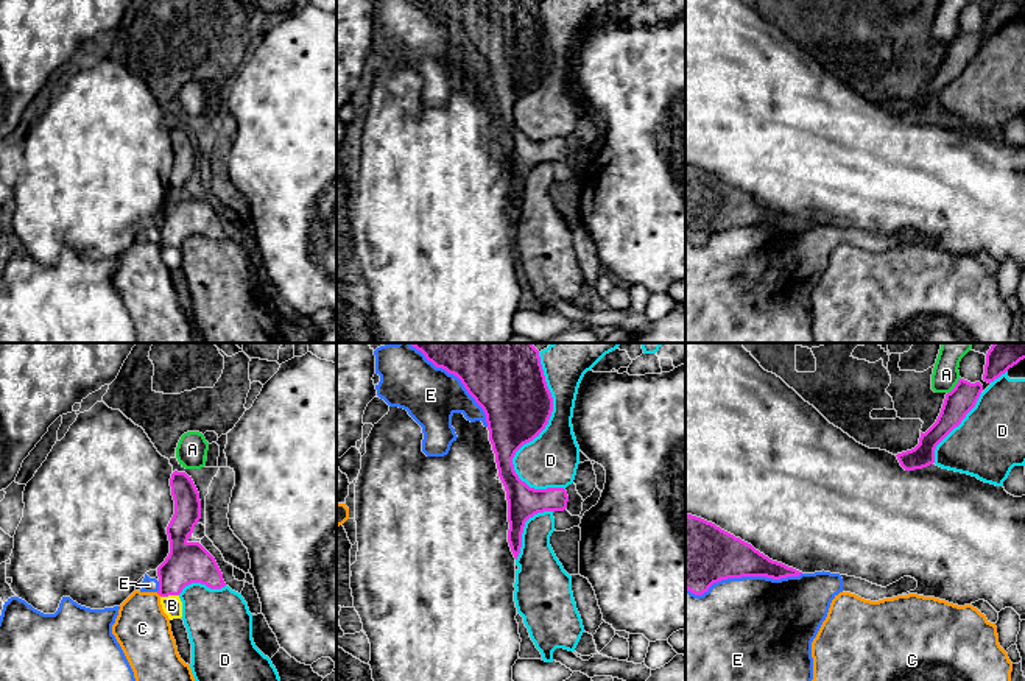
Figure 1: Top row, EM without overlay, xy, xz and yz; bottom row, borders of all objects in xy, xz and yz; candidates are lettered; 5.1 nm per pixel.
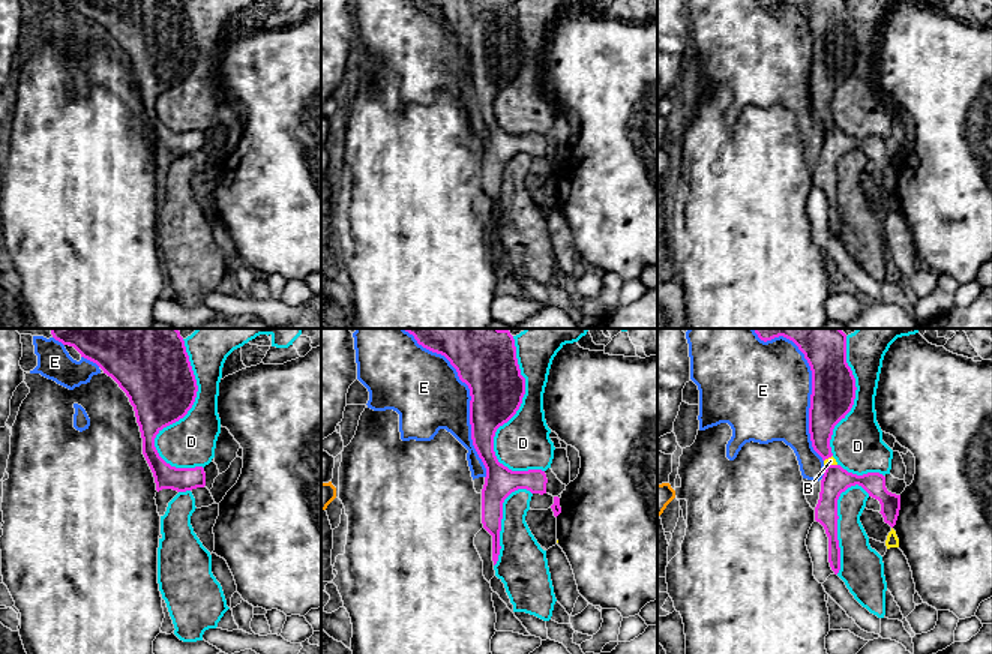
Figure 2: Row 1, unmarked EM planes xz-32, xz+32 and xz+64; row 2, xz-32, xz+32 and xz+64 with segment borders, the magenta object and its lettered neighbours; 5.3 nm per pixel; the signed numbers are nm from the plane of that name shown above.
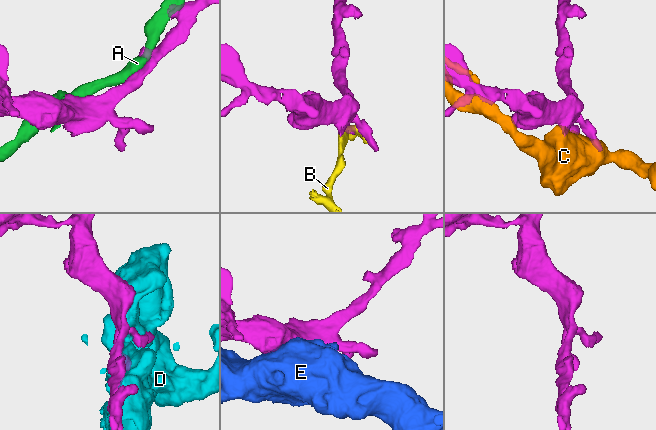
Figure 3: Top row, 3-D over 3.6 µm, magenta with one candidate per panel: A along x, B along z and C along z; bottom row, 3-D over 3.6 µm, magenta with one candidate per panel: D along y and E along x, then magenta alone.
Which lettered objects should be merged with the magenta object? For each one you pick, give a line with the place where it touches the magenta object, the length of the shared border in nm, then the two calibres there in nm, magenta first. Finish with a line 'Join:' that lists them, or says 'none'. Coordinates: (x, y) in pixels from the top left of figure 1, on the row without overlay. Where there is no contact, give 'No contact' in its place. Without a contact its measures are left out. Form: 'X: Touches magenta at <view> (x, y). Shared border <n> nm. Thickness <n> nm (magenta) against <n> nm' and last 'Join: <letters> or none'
Join: none

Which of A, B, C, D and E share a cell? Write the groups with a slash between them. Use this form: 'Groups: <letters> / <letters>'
Groups: A / B / C / D / E

